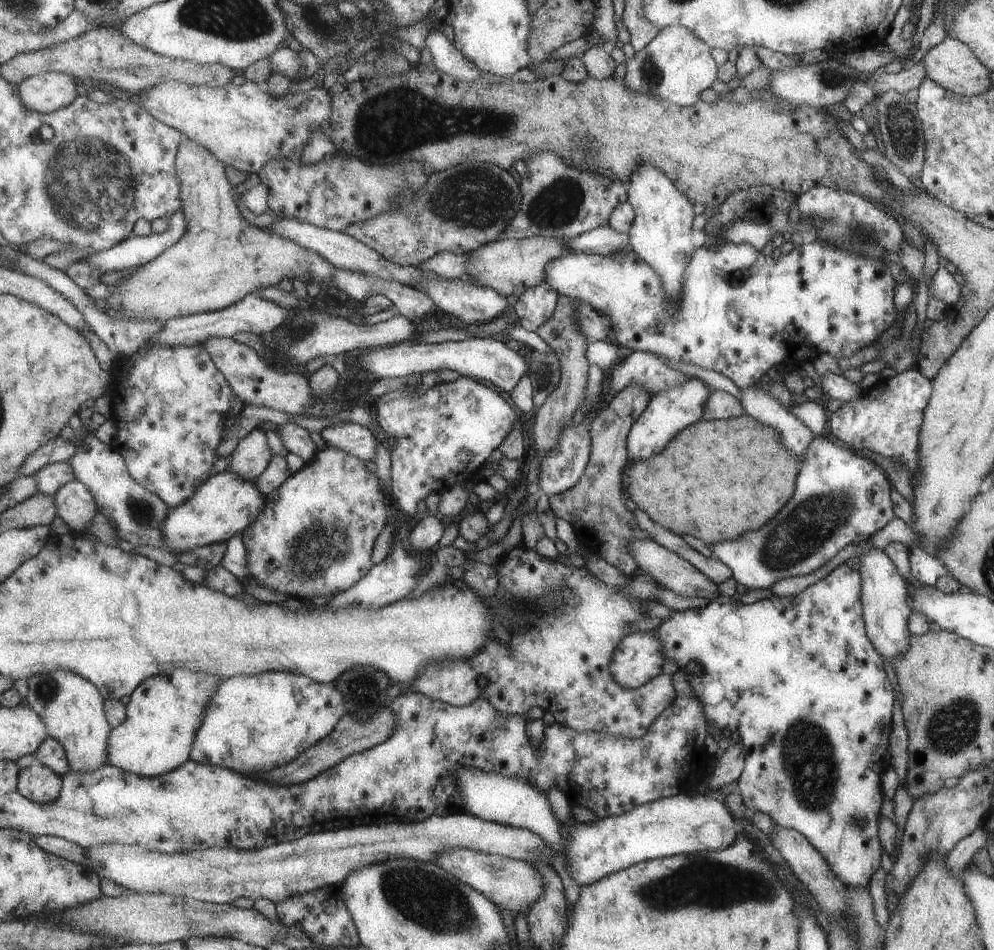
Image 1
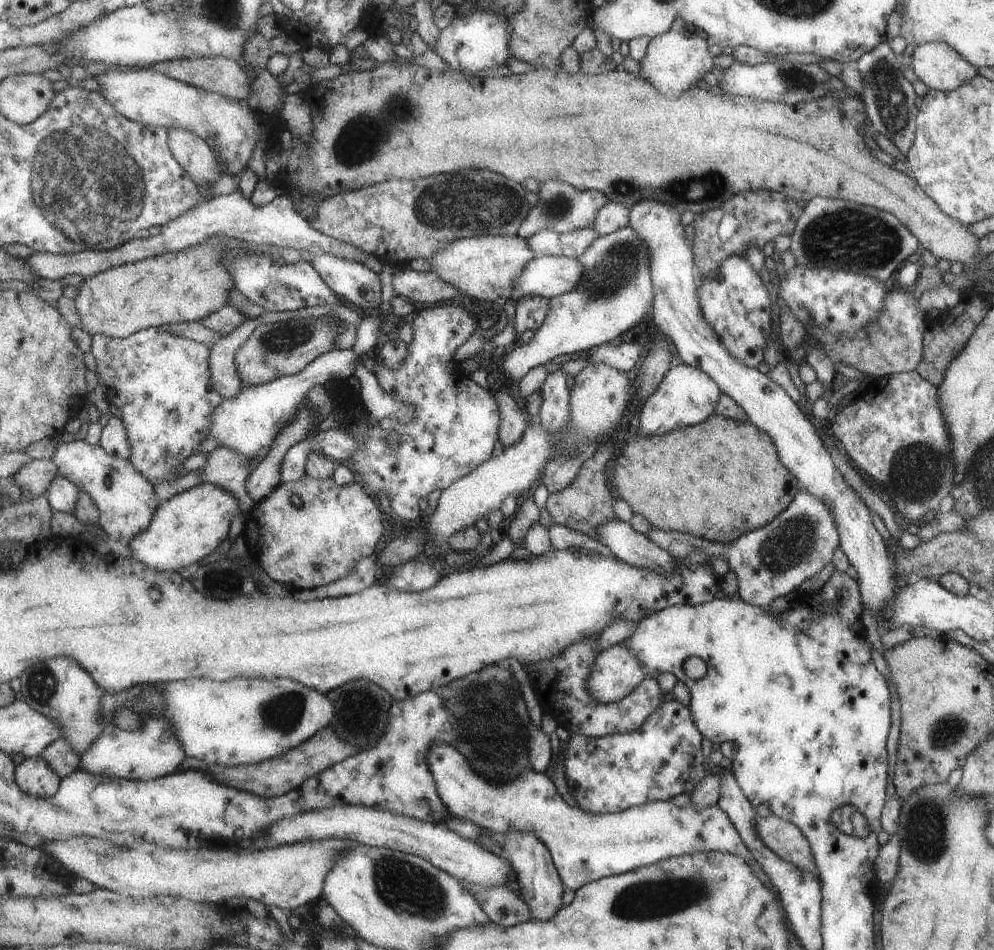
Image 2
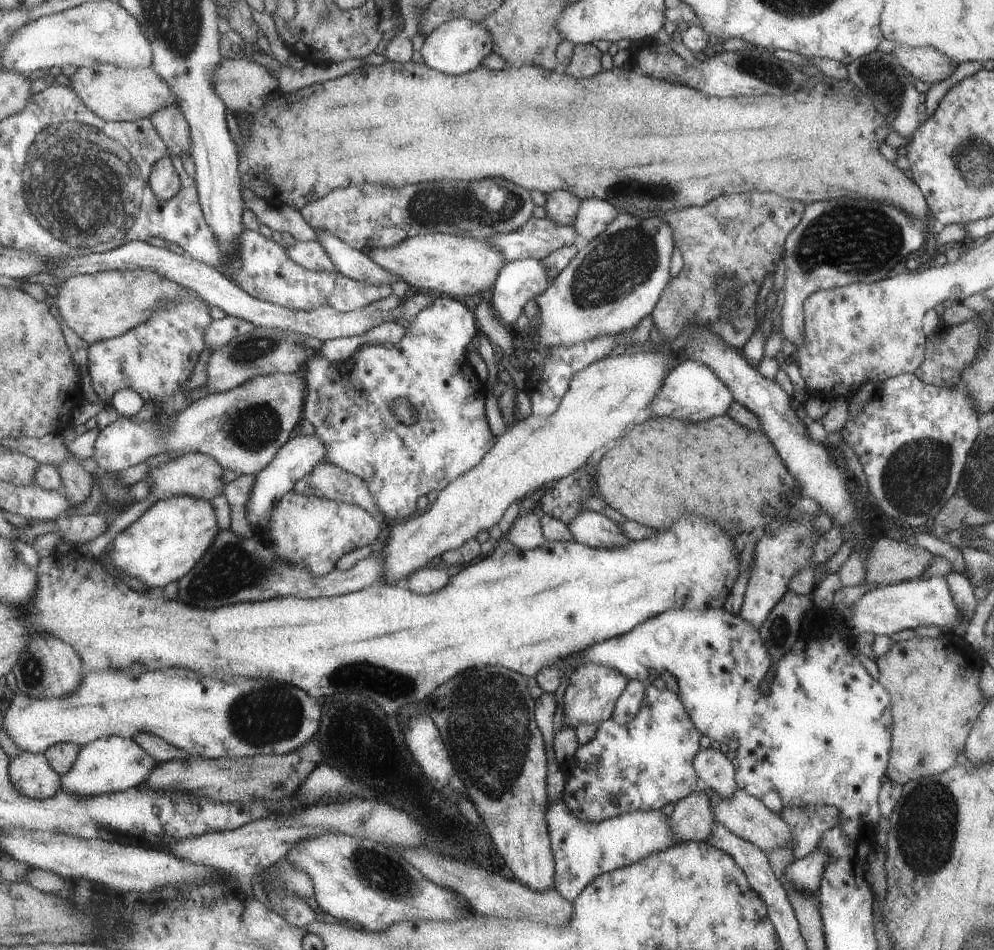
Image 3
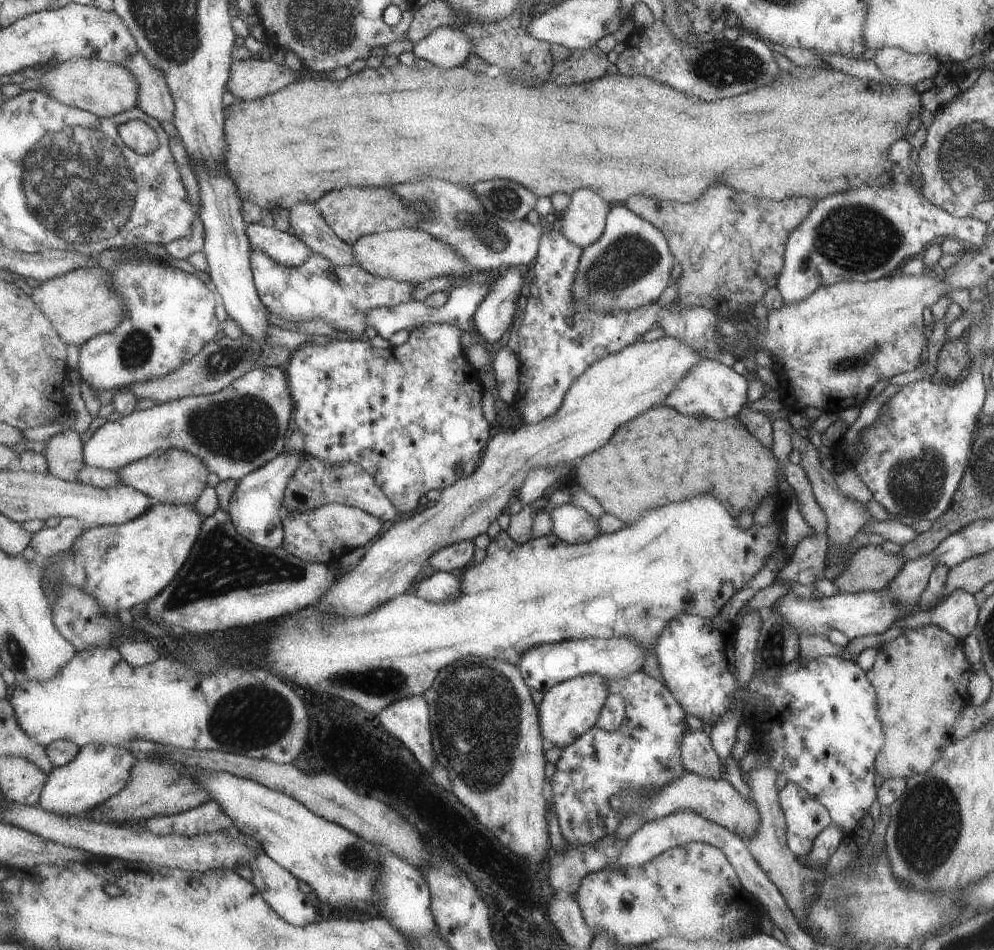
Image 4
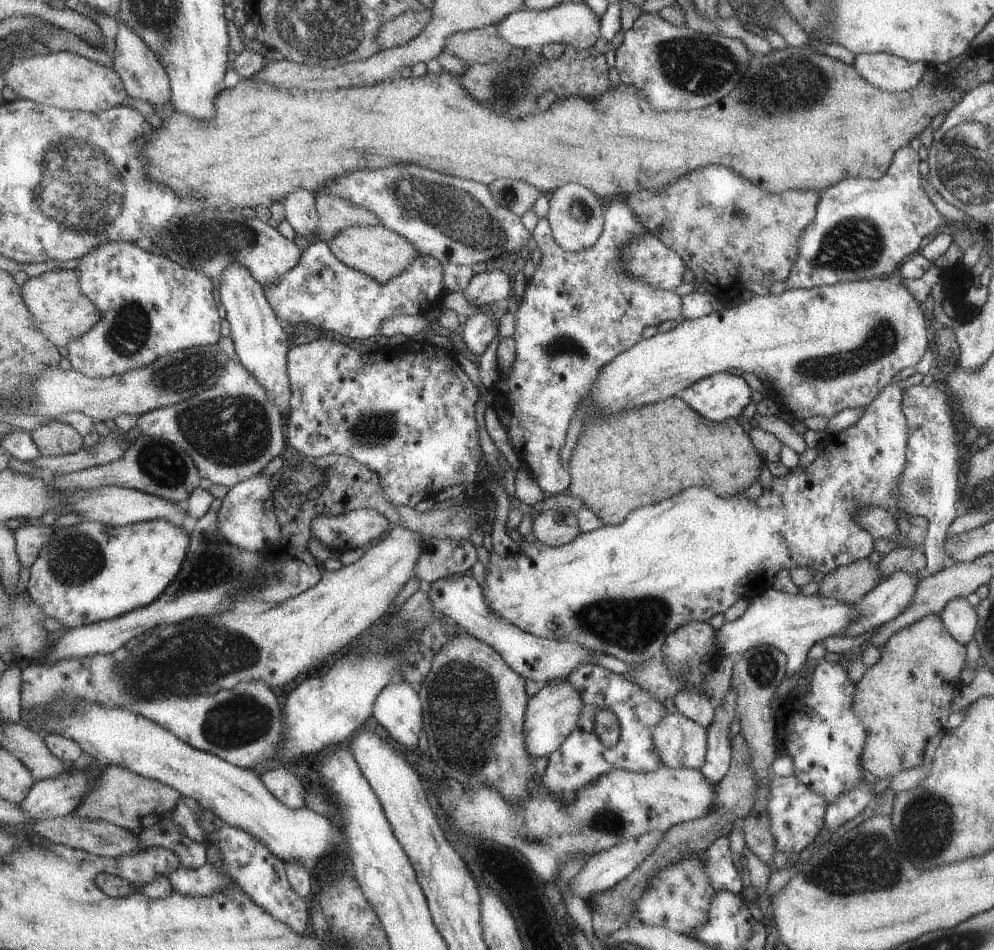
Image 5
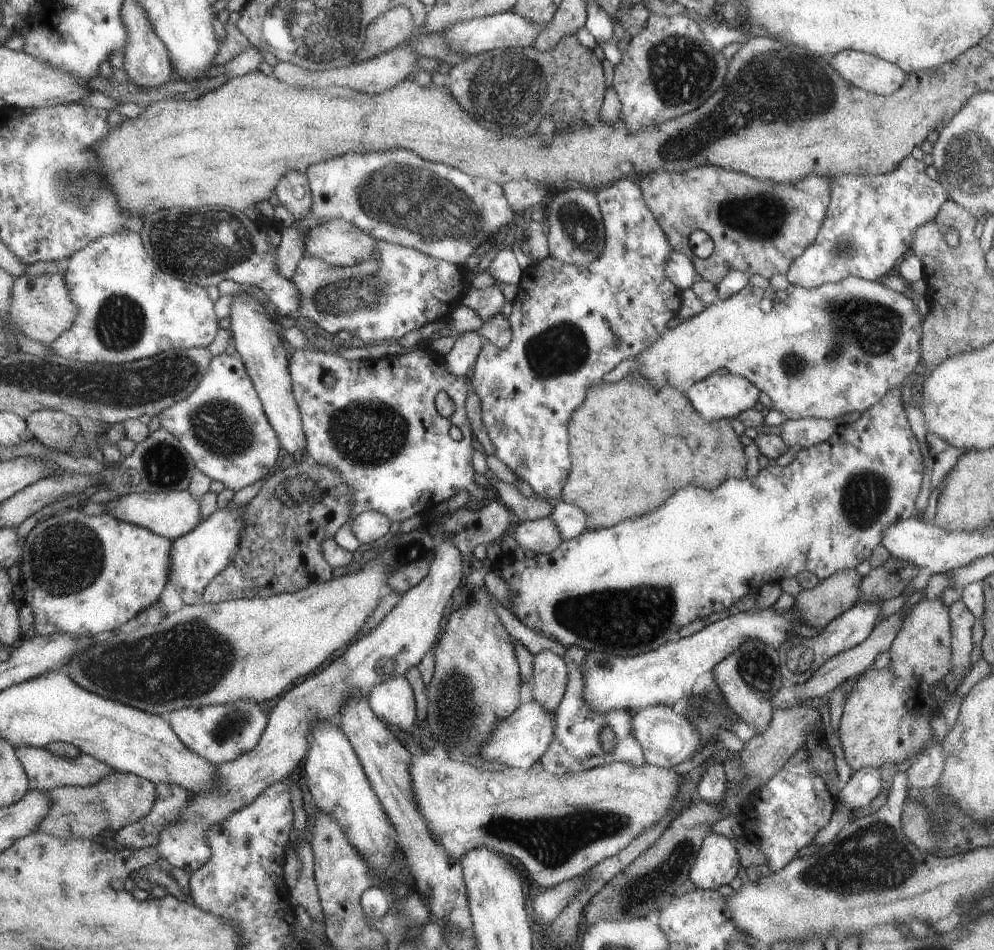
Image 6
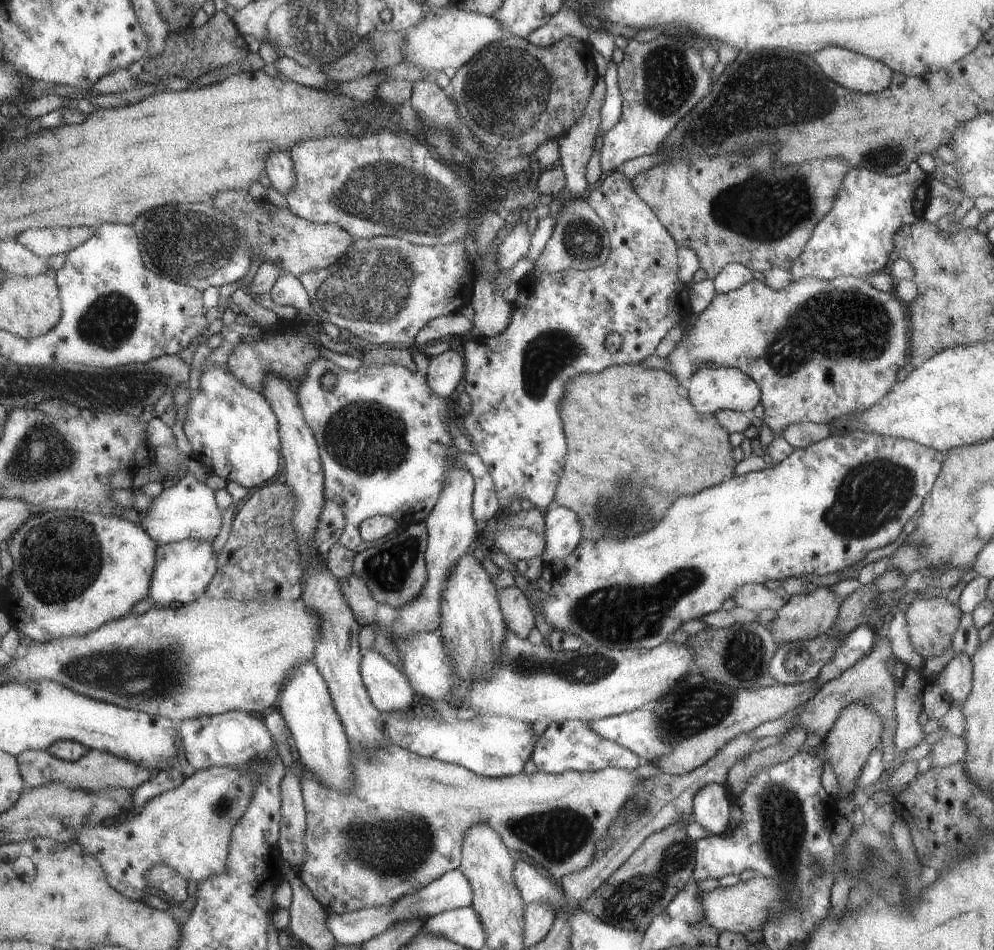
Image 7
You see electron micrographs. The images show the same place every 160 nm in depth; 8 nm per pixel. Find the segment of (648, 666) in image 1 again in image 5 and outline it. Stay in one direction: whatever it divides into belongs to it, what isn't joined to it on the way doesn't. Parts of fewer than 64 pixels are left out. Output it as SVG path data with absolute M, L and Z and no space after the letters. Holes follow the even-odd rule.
M567 679L545 683L533 696L529 697L524 712L524 745L531 758L551 754L576 728L584 700L580 692Z

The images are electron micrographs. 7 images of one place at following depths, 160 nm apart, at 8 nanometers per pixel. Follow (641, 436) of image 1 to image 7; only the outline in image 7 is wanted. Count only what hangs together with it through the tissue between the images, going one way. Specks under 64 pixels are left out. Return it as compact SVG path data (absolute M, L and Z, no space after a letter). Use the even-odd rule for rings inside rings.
M701 367L687 381L686 390L692 406L700 414L716 414L719 410L751 412L760 402L760 387L748 375L732 367Z

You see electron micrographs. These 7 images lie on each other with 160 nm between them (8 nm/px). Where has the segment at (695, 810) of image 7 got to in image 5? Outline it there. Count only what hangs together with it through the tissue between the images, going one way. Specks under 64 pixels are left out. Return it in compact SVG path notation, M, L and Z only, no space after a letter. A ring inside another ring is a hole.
M729 687L722 701L714 704L714 715L706 726L706 753L701 774L714 786L725 776L730 763L729 724L736 716L736 690Z

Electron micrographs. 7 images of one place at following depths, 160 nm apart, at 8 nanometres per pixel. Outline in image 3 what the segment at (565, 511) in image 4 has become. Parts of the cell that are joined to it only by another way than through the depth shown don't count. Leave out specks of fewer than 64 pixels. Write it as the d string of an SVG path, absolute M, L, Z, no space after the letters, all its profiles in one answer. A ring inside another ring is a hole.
M581 511L567 528L573 541L598 549L626 547L631 540L616 522L594 511Z

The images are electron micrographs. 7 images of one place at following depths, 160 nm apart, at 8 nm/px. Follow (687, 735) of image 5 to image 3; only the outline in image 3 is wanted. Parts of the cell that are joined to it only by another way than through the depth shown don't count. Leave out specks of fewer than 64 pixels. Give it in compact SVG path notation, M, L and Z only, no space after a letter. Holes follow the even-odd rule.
M709 747L700 750L693 757L692 765L696 769L700 784L728 799L737 790L733 780L733 765L720 750Z

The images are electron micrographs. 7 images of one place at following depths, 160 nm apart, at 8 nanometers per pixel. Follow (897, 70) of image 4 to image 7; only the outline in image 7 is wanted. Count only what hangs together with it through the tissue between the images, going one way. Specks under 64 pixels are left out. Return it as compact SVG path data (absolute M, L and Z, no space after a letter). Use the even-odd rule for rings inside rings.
M837 47L811 54L813 62L825 70L825 76L857 92L879 92L889 86L892 71L883 62Z

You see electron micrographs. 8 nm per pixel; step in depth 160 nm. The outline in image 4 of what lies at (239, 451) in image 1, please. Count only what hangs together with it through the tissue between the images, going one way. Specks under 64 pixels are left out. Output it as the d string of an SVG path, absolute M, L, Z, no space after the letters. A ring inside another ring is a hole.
M171 448L171 450L159 450L146 458L141 458L120 470L117 476L121 485L131 486L148 496L151 496L158 503L185 506L195 505L203 490L208 488L207 480L211 476L207 464L203 458L195 454Z

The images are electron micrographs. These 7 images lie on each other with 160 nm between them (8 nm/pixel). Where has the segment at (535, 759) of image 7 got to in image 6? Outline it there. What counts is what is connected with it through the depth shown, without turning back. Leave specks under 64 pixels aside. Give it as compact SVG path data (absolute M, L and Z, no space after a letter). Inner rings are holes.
M566 647L564 663L567 671L567 680L561 700L554 710L556 715L555 733L548 749L545 750L537 765L541 770L560 775L563 773L580 773L607 763L621 761L629 766L644 765L647 760L638 742L632 737L631 719L635 711L629 709L609 709L603 712L594 711L582 697L584 691L582 658L586 650L581 647ZM605 727L612 729L616 735L616 743L612 751L603 750L599 734Z

